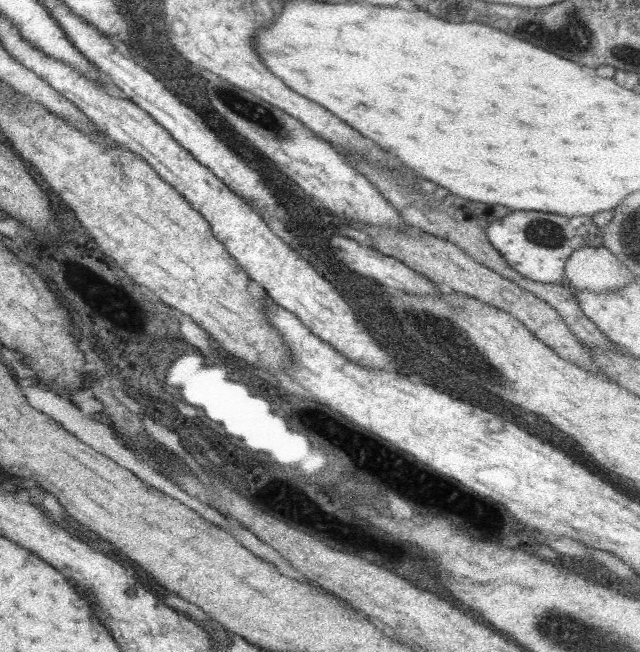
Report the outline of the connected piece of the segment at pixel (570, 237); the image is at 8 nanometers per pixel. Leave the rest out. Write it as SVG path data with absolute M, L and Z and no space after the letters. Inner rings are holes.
M510 211L507 216L490 222L484 230L489 244L505 262L526 279L540 283L561 284L567 257L582 247L601 247L599 230L587 216L565 216L537 212Z

